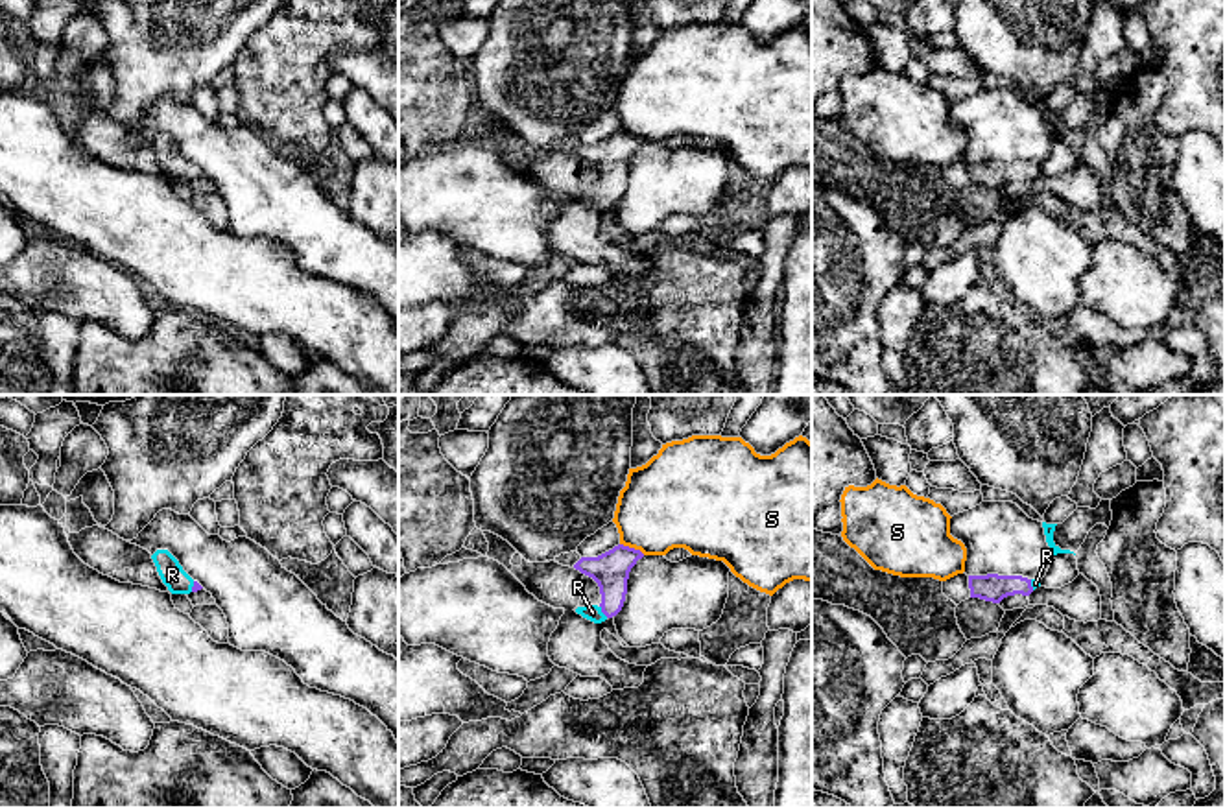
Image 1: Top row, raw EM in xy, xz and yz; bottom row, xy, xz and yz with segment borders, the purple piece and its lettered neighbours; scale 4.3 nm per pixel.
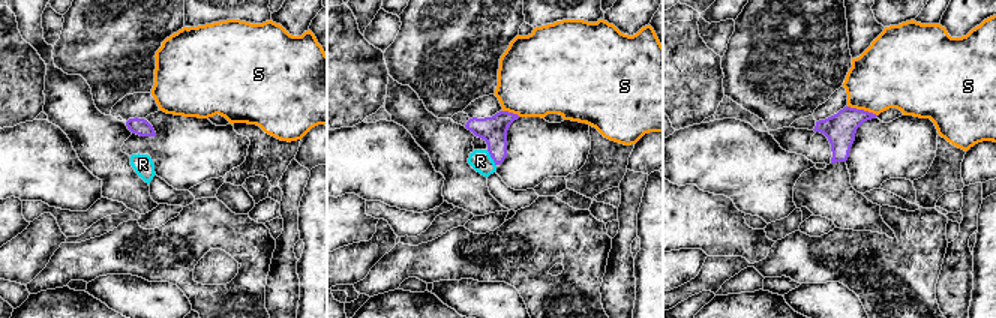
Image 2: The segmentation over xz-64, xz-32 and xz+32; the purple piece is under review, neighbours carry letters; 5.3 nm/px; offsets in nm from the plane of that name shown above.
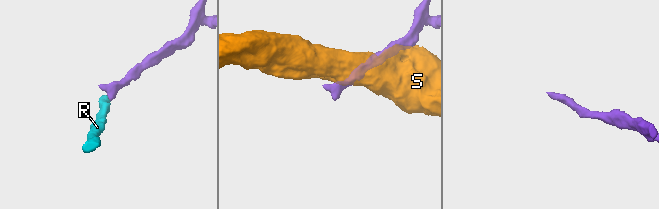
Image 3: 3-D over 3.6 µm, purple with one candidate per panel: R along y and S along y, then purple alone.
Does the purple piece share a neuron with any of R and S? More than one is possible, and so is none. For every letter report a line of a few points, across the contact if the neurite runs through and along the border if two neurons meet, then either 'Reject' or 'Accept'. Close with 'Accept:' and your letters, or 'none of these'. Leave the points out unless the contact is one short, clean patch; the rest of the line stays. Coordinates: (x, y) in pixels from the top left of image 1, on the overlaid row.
R: Line: xz (611, 570), (611, 602), (602, 611), (593, 613). Accept
S: Reject
Accept: R

